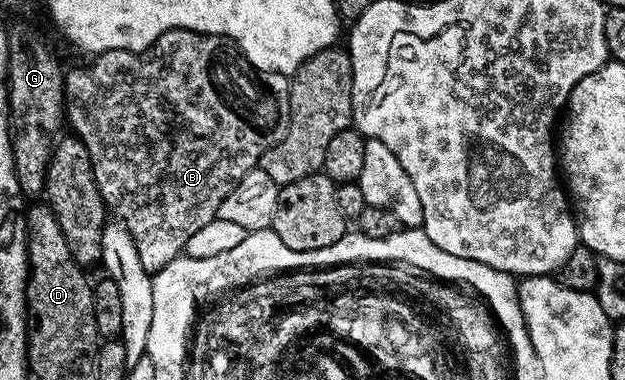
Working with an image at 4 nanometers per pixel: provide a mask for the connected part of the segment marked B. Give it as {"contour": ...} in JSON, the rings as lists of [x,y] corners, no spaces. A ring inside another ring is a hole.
{"contour":[[[169,30],[159,36],[147,50],[105,50],[91,62],[94,63],[87,70],[67,69],[65,71],[64,114],[74,137],[81,140],[84,148],[88,148],[88,156],[94,169],[94,179],[100,196],[106,202],[107,211],[117,221],[125,224],[136,244],[140,264],[144,264],[146,270],[153,272],[164,268],[172,259],[179,257],[185,251],[188,236],[192,236],[192,232],[200,232],[204,224],[217,218],[224,196],[228,196],[228,192],[236,188],[240,179],[261,163],[264,152],[268,152],[268,148],[284,140],[284,132],[288,132],[290,119],[290,78],[284,74],[258,70],[243,56],[238,45],[230,39],[222,38],[219,34],[197,34],[195,30]]]}

